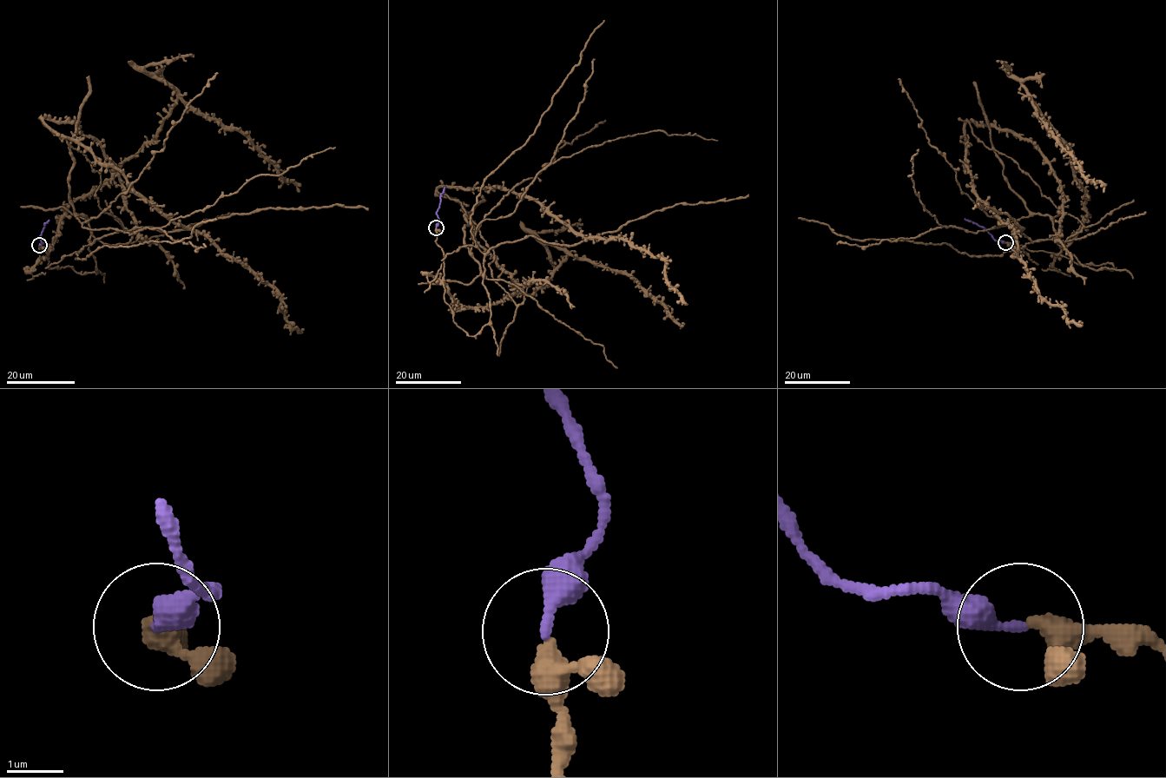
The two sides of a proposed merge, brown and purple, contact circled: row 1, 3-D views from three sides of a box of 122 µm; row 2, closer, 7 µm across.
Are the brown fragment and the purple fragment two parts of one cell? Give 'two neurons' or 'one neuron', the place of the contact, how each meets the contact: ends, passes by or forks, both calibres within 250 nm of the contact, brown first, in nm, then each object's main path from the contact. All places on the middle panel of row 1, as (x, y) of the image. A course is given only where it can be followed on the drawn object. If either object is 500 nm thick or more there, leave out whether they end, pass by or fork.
one neuron; at (436, 227); brown passes by; purple ends there; 320 nm thick on the brown side, 320 nm on the other; brown runs (436, 227), (469, 336), (489, 295), (465, 212), (439, 187), (510, 189), (626, 240), (688, 304); purple runs (436, 227), (439, 219), (436, 212), (445, 187)

